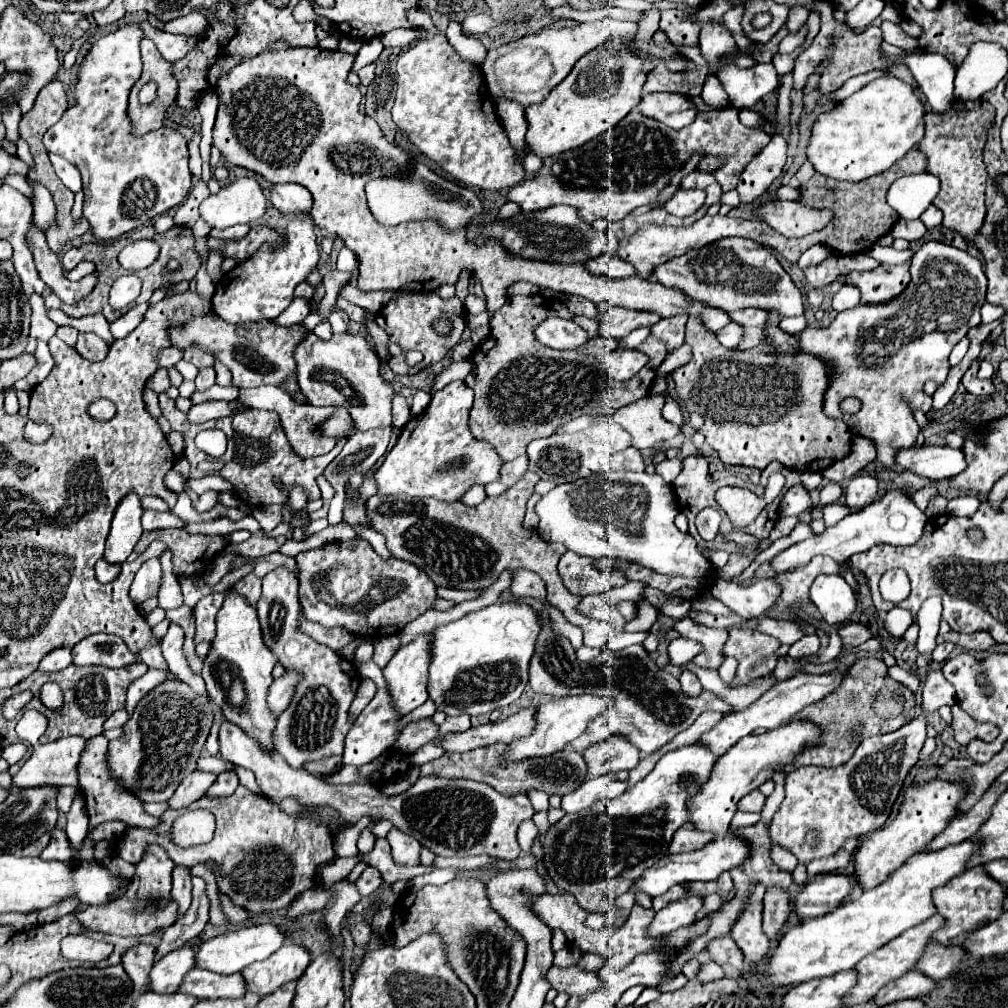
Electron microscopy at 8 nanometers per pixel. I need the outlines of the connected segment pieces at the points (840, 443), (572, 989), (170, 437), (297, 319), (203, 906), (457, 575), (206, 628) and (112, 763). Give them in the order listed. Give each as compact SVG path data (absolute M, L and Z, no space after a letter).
M689 317L685 329L685 343L691 347L691 361L673 371L675 389L681 409L691 415L699 413L705 423L699 433L717 451L727 465L747 465L765 469L771 461L779 461L793 471L815 471L829 465L807 465L815 459L831 459L831 463L847 455L849 429L843 421L829 419L823 409L823 389L827 389L827 369L821 361L809 355L769 355L763 347L737 351L723 347L715 333L703 329L697 317Z
M553 965L547 971L547 981L553 989L565 991L571 997L585 997L589 993L595 993L601 987L599 973L581 971L579 967L557 967Z
M170 431L166 438L175 455L181 455L184 451L183 436L176 431Z
M295 299L279 317L273 319L273 323L277 325L295 325L295 323L301 323L305 317L307 317L309 309L307 309L307 299Z
M193 877L193 901L191 907L187 909L187 913L175 921L175 925L167 927L167 931L163 933L159 947L157 947L157 961L167 955L169 951L185 945L189 939L197 937L205 923L209 921L209 897L205 893L205 879L203 877Z
M527 471L517 485L513 485L511 489L501 493L499 497L487 497L477 507L467 507L459 501L457 503L445 503L445 501L435 501L435 499L413 499L407 495L395 495L395 497L377 497L375 495L375 497L367 499L367 503L365 503L367 519L369 519L371 527L385 537L387 549L395 559L403 559L403 561L417 565L419 569L423 569L431 577L431 581L437 587L485 589L499 579L501 571L523 567L523 569L535 571L545 581L547 593L549 593L549 599L547 599L549 603L553 603L559 609L563 609L563 605L569 605L575 609L577 603L581 601L581 597L567 593L567 589L561 581L561 575L557 571L557 563L559 563L561 555L567 551L565 545L545 543L535 529L523 527L525 503L533 495L533 487L537 481L539 481L539 477L533 471Z
M211 593L205 599L201 599L194 608L195 617L195 643L213 641L215 637L215 613L219 611L223 603L223 593Z
M165 681L157 685L143 697L131 719L125 723L125 735L109 741L107 767L111 779L143 803L167 801L179 783L195 771L195 763L209 735L211 723L211 699L193 693L185 683Z

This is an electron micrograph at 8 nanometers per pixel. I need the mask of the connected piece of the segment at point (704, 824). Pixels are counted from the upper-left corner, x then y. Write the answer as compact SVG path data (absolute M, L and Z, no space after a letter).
M799 719L789 721L777 729L765 731L763 735L743 737L739 745L733 745L725 755L719 757L707 785L703 785L703 789L695 795L695 801L691 801L691 823L695 825L695 829L711 831L717 837L723 837L729 831L729 823L737 811L739 799L759 789L765 781L773 779L773 773L785 769L787 765L793 765L797 755L803 753L803 749L819 747L821 735L823 729L817 723Z

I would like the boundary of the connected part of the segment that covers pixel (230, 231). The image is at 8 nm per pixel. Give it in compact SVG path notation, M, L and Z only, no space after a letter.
M233 225L233 227L227 227L227 229L211 229L211 237L217 237L217 239L241 239L251 227L249 225Z

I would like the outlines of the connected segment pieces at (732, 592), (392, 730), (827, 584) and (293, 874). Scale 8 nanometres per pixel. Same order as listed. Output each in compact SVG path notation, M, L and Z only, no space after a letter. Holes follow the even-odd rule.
M725 579L713 583L713 597L747 621L765 613L779 597L779 591L773 579L761 579L751 587L727 583Z
M369 661L367 665L363 665L361 673L365 677L369 677L375 685L377 685L377 693L373 697L373 701L361 711L361 715L357 717L357 721L353 723L351 731L347 733L347 739L345 739L345 751L343 751L343 763L345 765L365 765L365 763L371 763L373 759L379 757L379 753L391 749L399 737L399 723L403 719L403 715L399 715L395 711L395 701L391 701L393 697L389 695L389 689L387 689L387 681L385 681L385 675L383 671L373 663Z
M819 575L811 585L811 601L831 625L845 623L857 607L855 591L841 575Z
M239 785L237 791L229 797L203 797L185 809L165 811L161 815L161 825L155 829L137 827L127 831L117 841L115 855L123 857L129 863L137 863L147 843L159 843L175 861L175 865L193 867L195 863L205 863L207 859L213 859L219 865L219 889L225 891L243 909L255 913L283 909L285 905L289 905L297 893L317 885L315 877L319 865L335 859L331 829L319 817L287 815L275 803L251 793L243 785ZM189 809L209 809L217 819L217 829L215 837L209 843L195 845L191 849L181 849L179 845L171 843L171 827L173 821ZM271 851L275 851L279 859L271 859Z

